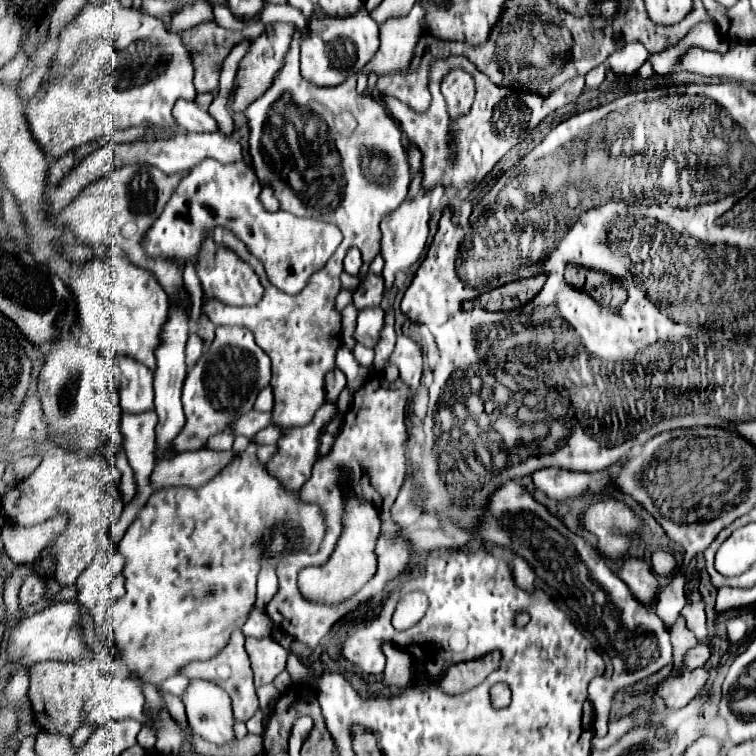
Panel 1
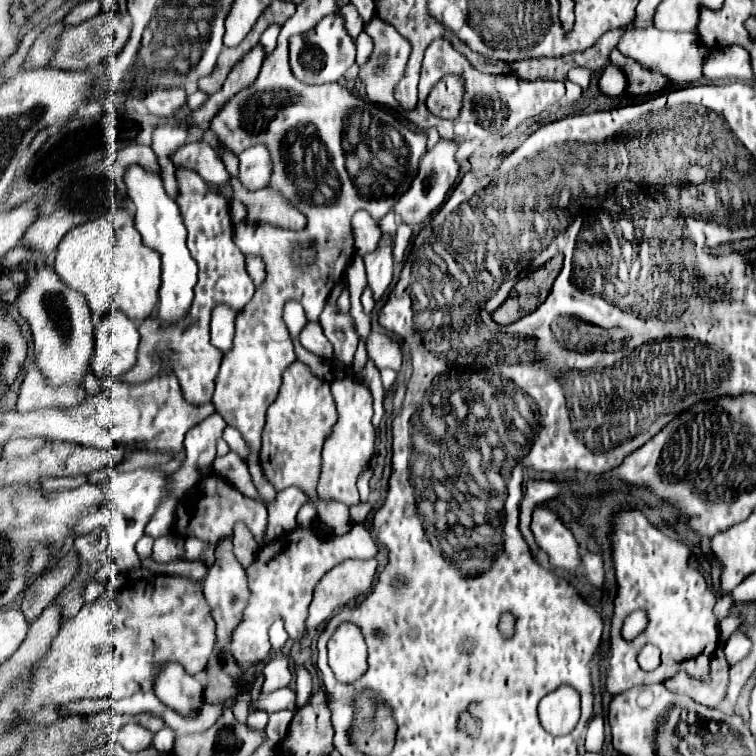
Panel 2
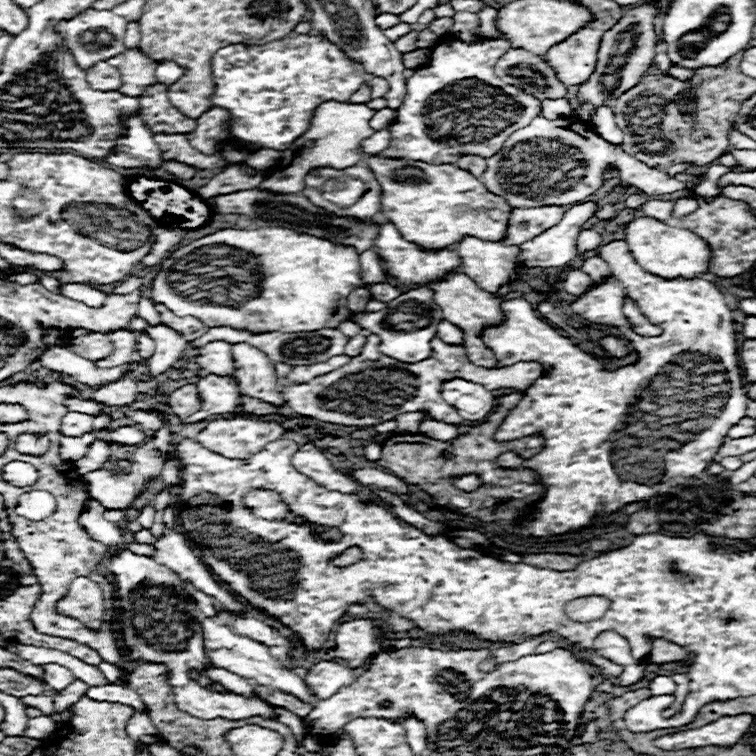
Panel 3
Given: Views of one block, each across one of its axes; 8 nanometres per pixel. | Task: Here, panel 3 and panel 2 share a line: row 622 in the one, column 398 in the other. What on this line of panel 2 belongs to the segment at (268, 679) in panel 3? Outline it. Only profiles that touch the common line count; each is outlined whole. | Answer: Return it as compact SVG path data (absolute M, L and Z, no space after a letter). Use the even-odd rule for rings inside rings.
M440 140L432 150L428 150L424 154L424 158L420 162L420 170L418 170L410 190L394 206L394 214L398 216L400 222L404 222L404 224L422 224L422 222L430 220L432 214L444 204L448 192L458 182L458 162L454 158L456 148L458 148L456 142Z

